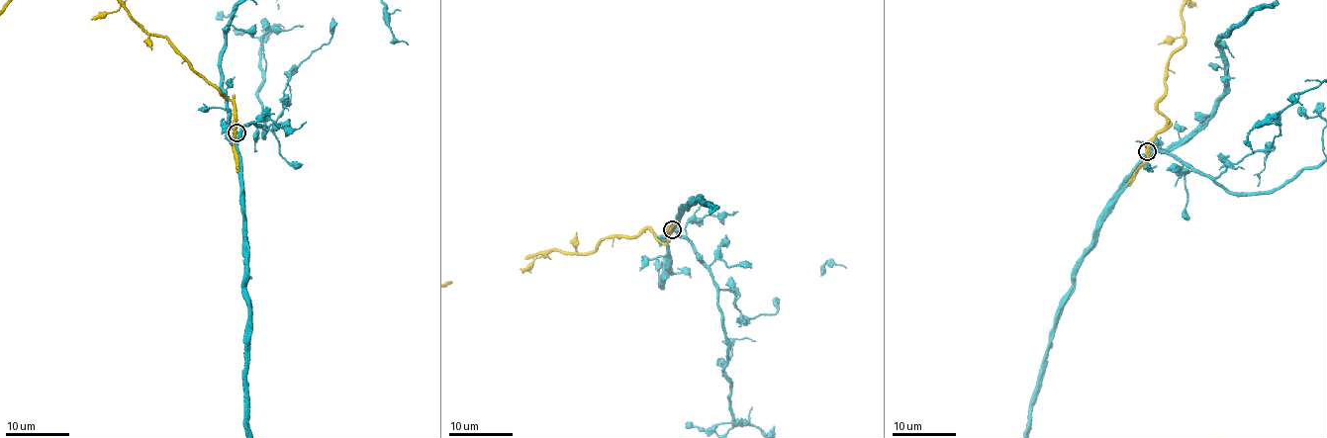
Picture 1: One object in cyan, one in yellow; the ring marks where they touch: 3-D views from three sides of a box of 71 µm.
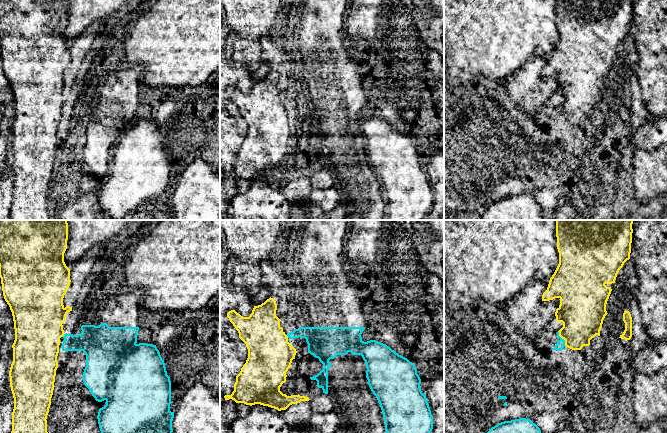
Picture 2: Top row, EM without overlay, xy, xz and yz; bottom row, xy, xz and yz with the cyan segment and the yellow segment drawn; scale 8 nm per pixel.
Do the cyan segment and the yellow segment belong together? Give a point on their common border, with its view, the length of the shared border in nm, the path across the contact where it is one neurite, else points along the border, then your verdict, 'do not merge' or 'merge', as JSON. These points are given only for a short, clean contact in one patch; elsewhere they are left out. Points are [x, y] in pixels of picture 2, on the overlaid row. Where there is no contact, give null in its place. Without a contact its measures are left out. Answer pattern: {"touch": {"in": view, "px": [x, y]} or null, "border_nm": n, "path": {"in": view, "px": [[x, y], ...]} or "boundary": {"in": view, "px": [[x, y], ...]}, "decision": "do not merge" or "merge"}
{"touch": {"in": "yz", "px": [561, 338]}, "border_nm": 130, "decision": "do not merge"}

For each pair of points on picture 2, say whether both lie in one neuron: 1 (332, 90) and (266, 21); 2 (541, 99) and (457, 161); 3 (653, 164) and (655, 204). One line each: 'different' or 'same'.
1: different
2: same
3: different

